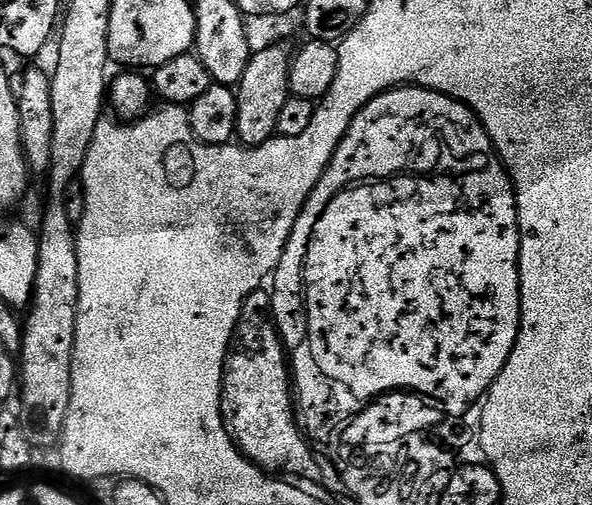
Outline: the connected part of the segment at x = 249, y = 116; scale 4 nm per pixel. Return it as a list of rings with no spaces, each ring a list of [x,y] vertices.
[[[272,44],[269,48],[253,51],[246,70],[242,74],[238,87],[235,89],[238,102],[238,118],[236,119],[235,139],[241,145],[256,148],[276,135],[278,114],[282,106],[286,106],[289,98],[288,65],[290,52],[280,44]]]

